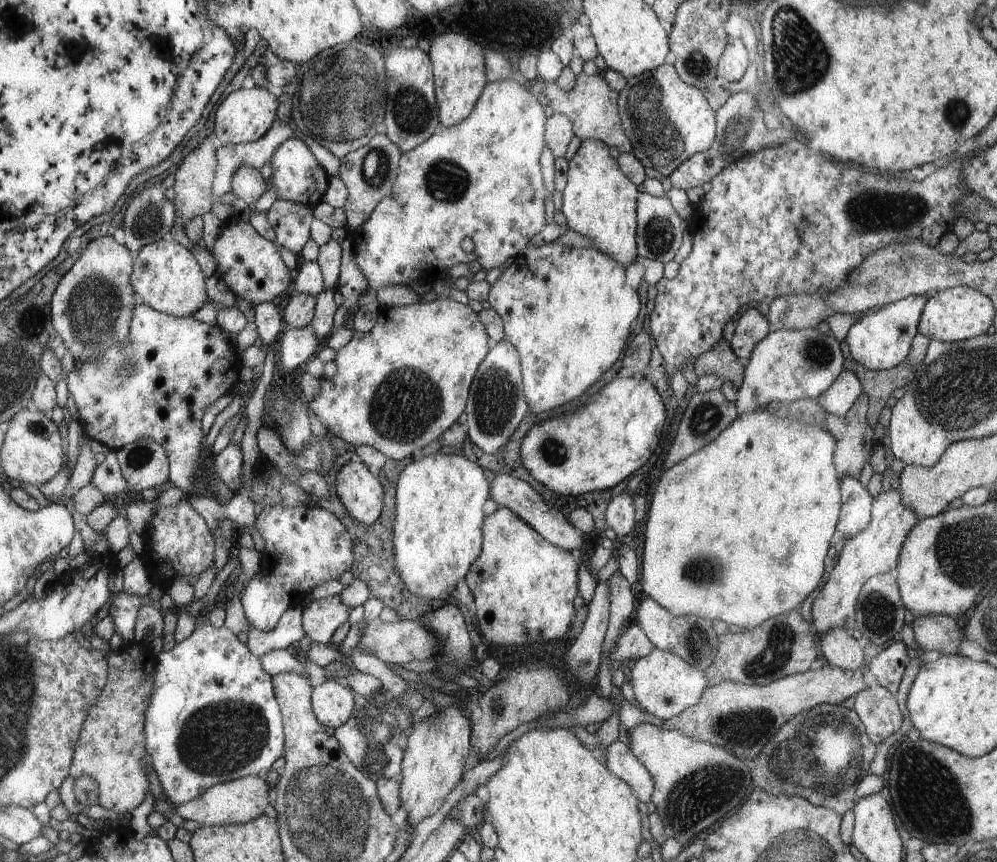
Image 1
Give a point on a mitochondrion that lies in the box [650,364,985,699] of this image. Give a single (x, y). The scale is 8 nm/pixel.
(777, 652)

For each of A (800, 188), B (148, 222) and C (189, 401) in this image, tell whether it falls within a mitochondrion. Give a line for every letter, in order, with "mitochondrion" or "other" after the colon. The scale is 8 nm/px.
A: other
B: mitochondrion
C: other

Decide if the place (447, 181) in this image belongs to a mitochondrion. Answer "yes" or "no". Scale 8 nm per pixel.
yes

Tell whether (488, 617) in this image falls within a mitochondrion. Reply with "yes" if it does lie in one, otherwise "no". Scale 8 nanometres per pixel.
no

